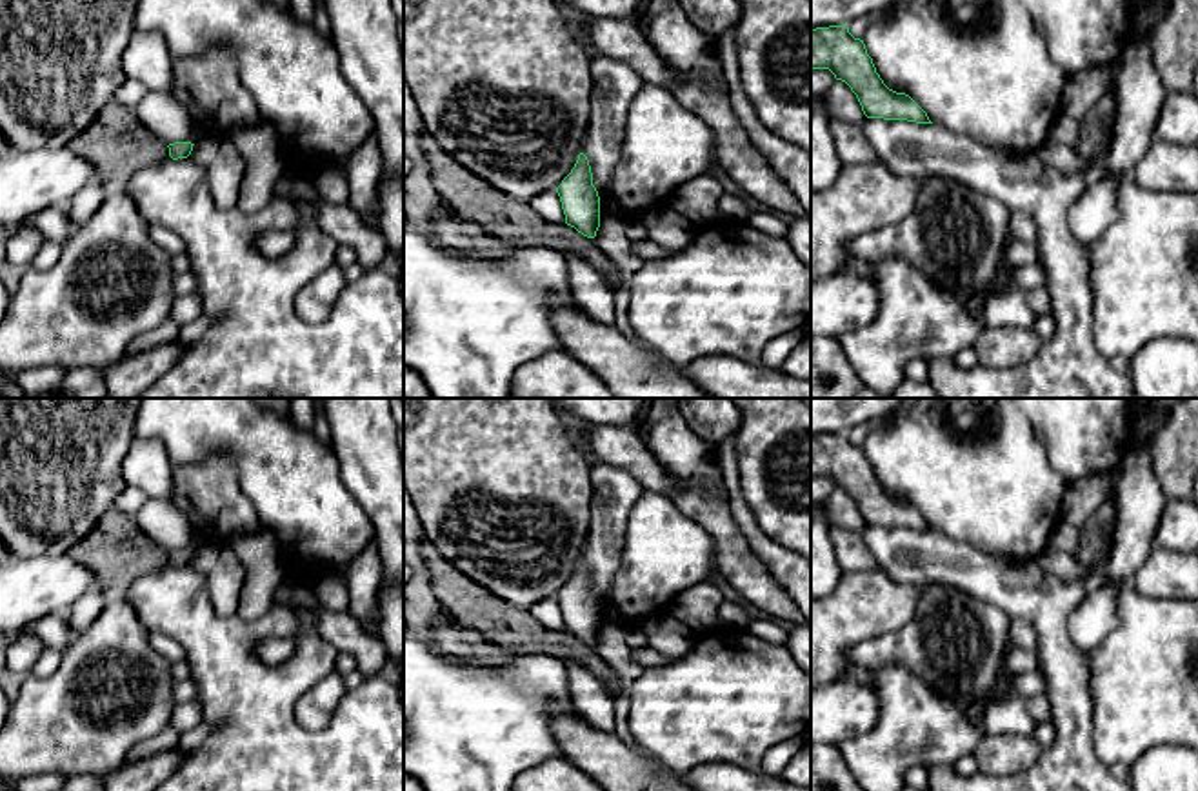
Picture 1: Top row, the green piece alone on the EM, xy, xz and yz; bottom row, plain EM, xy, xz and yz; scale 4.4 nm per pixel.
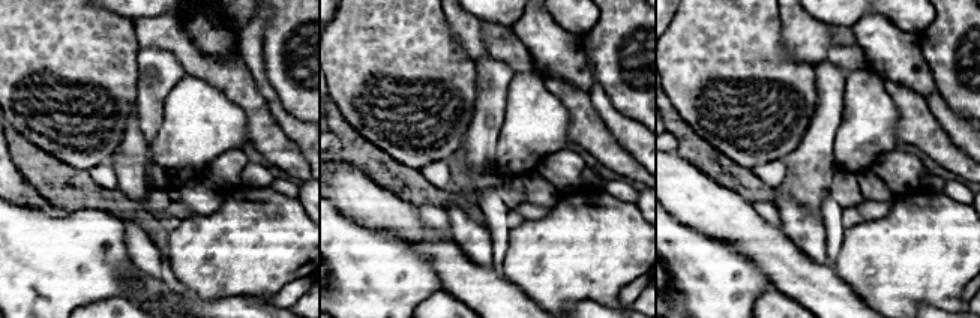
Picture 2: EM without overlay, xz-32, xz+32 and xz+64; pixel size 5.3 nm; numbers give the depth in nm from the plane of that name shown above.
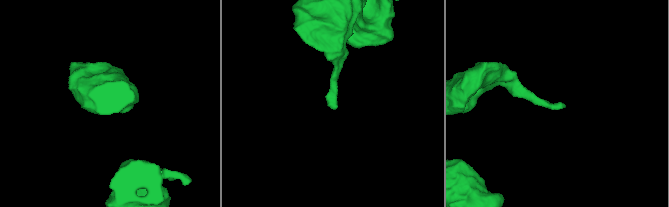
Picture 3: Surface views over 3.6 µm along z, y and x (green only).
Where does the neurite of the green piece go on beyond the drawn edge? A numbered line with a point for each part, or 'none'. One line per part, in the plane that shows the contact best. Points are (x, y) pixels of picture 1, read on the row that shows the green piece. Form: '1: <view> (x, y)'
none

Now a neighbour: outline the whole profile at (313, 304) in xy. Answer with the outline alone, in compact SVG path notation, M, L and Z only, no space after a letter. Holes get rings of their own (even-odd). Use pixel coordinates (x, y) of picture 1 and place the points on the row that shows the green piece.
M333 264L296 293L296 315L307 324L327 320L336 298L347 284L344 269Z

